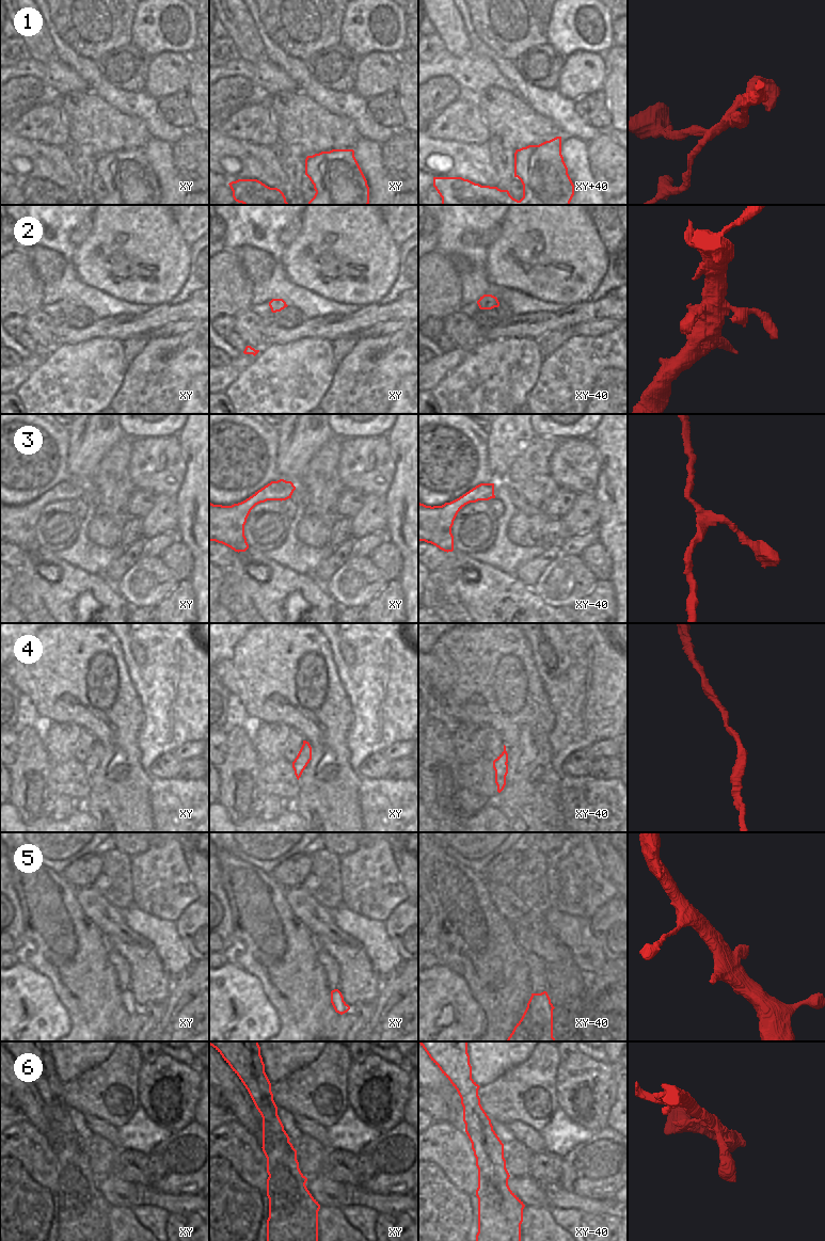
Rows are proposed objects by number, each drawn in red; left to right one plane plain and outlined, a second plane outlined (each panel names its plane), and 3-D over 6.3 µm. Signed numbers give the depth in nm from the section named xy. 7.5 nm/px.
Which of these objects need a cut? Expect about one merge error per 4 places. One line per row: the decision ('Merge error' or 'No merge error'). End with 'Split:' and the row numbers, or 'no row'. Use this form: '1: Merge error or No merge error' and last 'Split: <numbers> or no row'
1: No merge error
2: No merge error
3: No merge error
4: No merge error
5: No merge error
6: No merge error
Split: no row

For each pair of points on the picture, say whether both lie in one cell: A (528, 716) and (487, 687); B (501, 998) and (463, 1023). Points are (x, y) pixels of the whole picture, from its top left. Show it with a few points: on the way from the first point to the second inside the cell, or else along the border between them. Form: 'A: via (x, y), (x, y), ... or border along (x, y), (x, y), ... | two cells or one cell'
A: via (518, 706), (497, 687) | one cell
B: border along (469, 989), (484, 1012), (486, 1018), (485, 1030) | two cells

